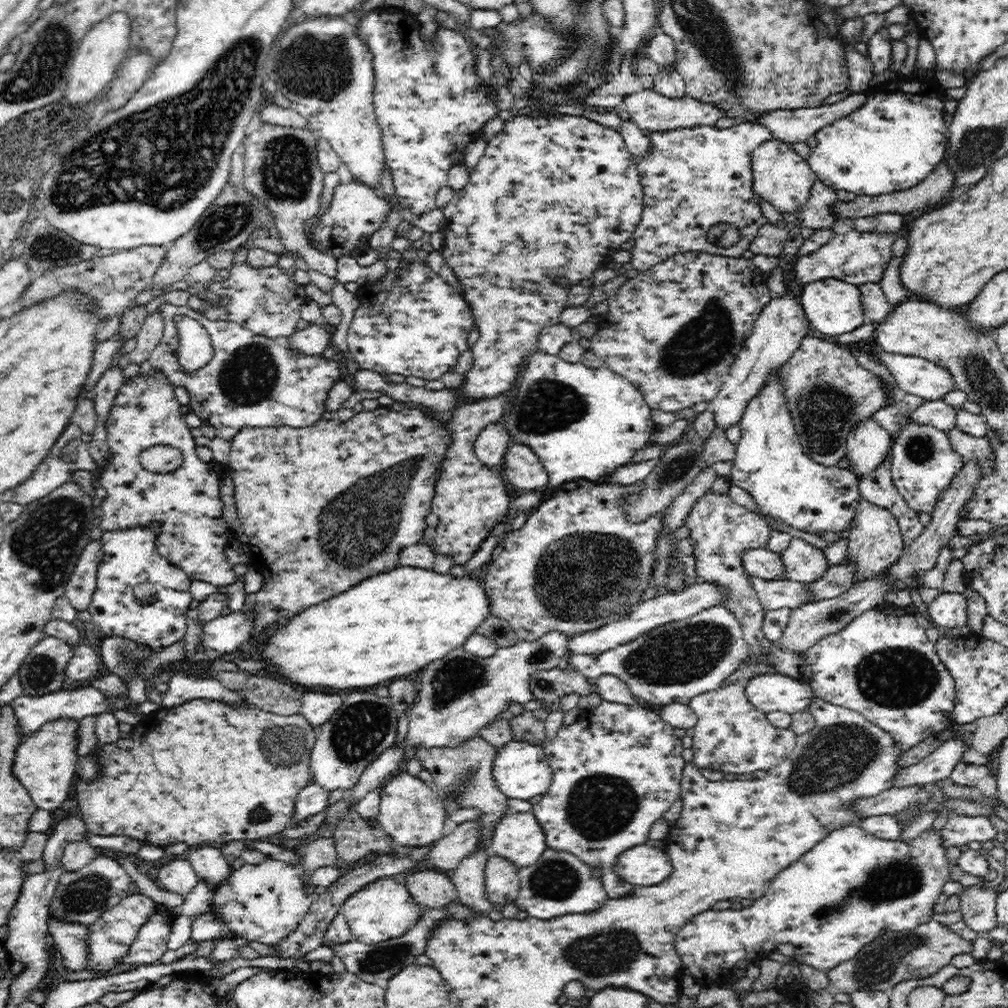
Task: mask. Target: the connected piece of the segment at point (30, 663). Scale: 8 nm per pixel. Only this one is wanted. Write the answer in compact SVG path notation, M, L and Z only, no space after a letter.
M44 637L20 667L24 695L44 696L62 690L65 668L74 656L74 647L56 637Z

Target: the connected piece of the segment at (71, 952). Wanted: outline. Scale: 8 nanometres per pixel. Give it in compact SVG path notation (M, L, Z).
M49 920L49 934L63 956L62 964L68 970L87 970L88 927L82 924L65 923L64 920Z

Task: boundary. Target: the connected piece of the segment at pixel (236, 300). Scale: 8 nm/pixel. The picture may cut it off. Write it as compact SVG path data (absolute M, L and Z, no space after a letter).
M247 262L236 263L231 266L227 279L217 279L207 285L207 290L218 294L221 298L218 308L205 307L201 311L210 321L235 322L254 334L285 341L297 331L296 324L301 318L300 308L311 302L304 289L300 290L298 296L296 288L300 288L298 282L292 282L286 271L282 272L276 265L254 268Z

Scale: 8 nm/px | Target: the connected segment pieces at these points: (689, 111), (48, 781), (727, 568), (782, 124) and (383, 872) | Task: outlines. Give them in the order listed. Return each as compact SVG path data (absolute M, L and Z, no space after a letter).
M649 83L643 90L624 96L622 104L629 118L638 125L638 128L648 133L712 126L717 120L724 118L724 111L720 111L712 104L700 102L688 95L682 98L668 98L658 94Z
M76 719L54 720L22 739L14 752L12 775L21 783L22 787L32 797L36 808L54 810L71 794L75 780L78 760L78 733L79 722Z
M711 490L696 500L696 504L685 517L684 524L690 530L689 537L694 540L692 554L697 558L695 571L698 581L716 583L716 586L724 587L721 604L732 611L734 617L740 621L744 640L749 647L750 654L745 661L758 660L762 656L762 627L766 613L760 605L755 589L752 588L742 558L744 551L762 547L766 549L772 528L759 513L734 503L728 492L718 494Z
M869 91L867 93L851 94L840 100L839 102L832 103L831 105L820 105L816 108L796 108L796 110L781 111L775 110L762 114L757 120L758 124L764 125L766 128L771 129L771 133L775 136L776 140L785 141L786 143L794 144L794 142L806 141L809 136L818 132L821 128L832 124L832 121L848 116L852 111L864 106L871 93L875 91Z
M432 843L412 847L412 854L410 854L412 860L408 860L408 858L402 860L400 856L390 856L390 854L386 853L386 856L383 855L382 858L376 858L376 862L372 862L372 864L366 863L366 866L358 866L356 870L350 870L342 875L328 887L328 890L326 890L324 894L319 894L314 897L314 902L312 902L308 914L304 916L297 928L279 943L273 945L275 950L277 950L273 956L278 956L278 958L300 958L300 956L306 956L308 952L316 950L318 946L324 945L324 933L329 930L332 918L339 913L343 902L352 893L358 892L358 890L366 886L366 884L370 884L370 882L374 880L391 877L392 874L400 874L400 872L404 872L406 868L412 868L414 862L426 858L427 854L431 851L431 846Z

